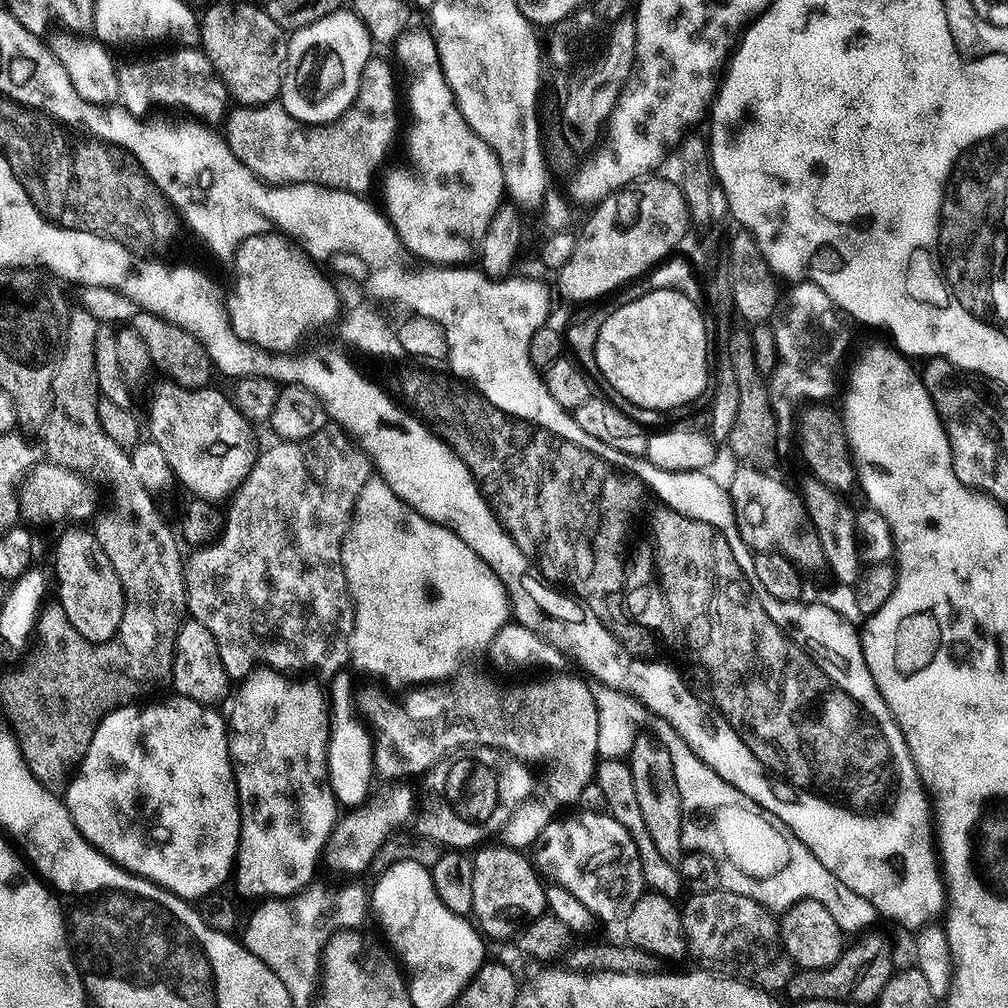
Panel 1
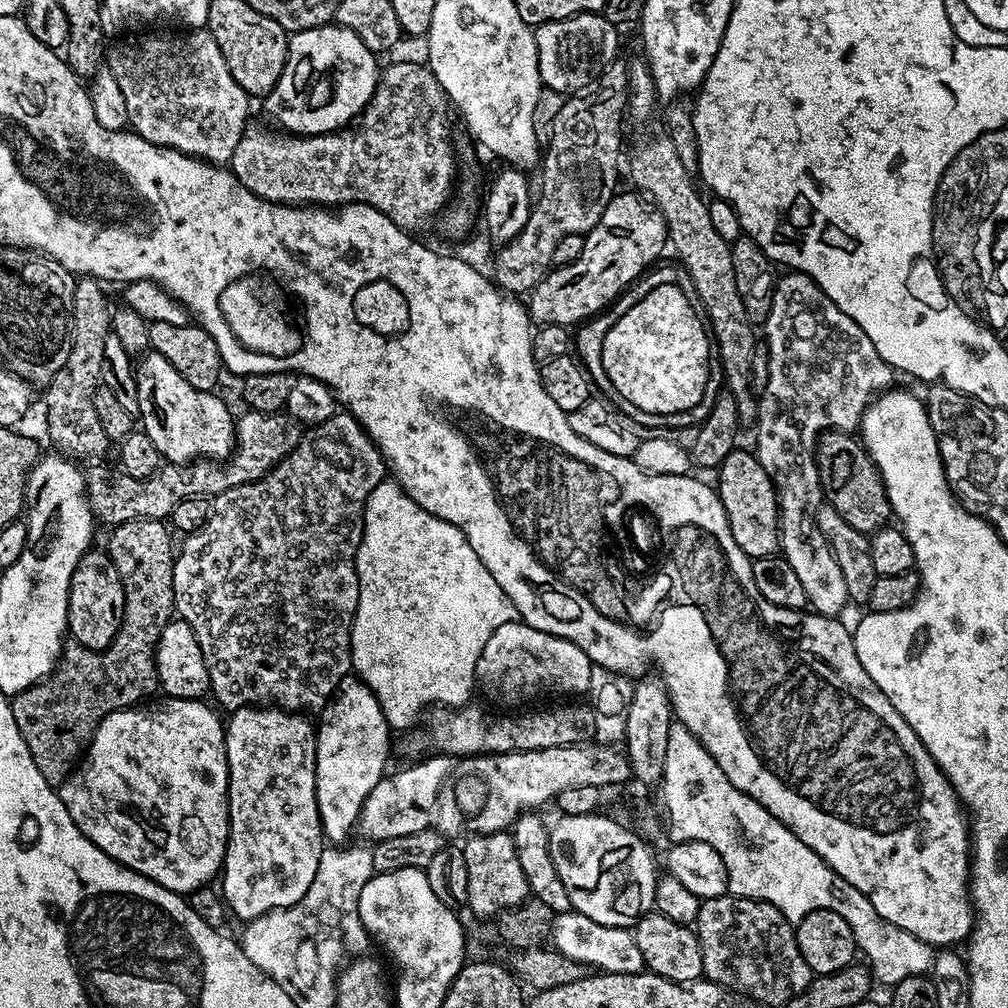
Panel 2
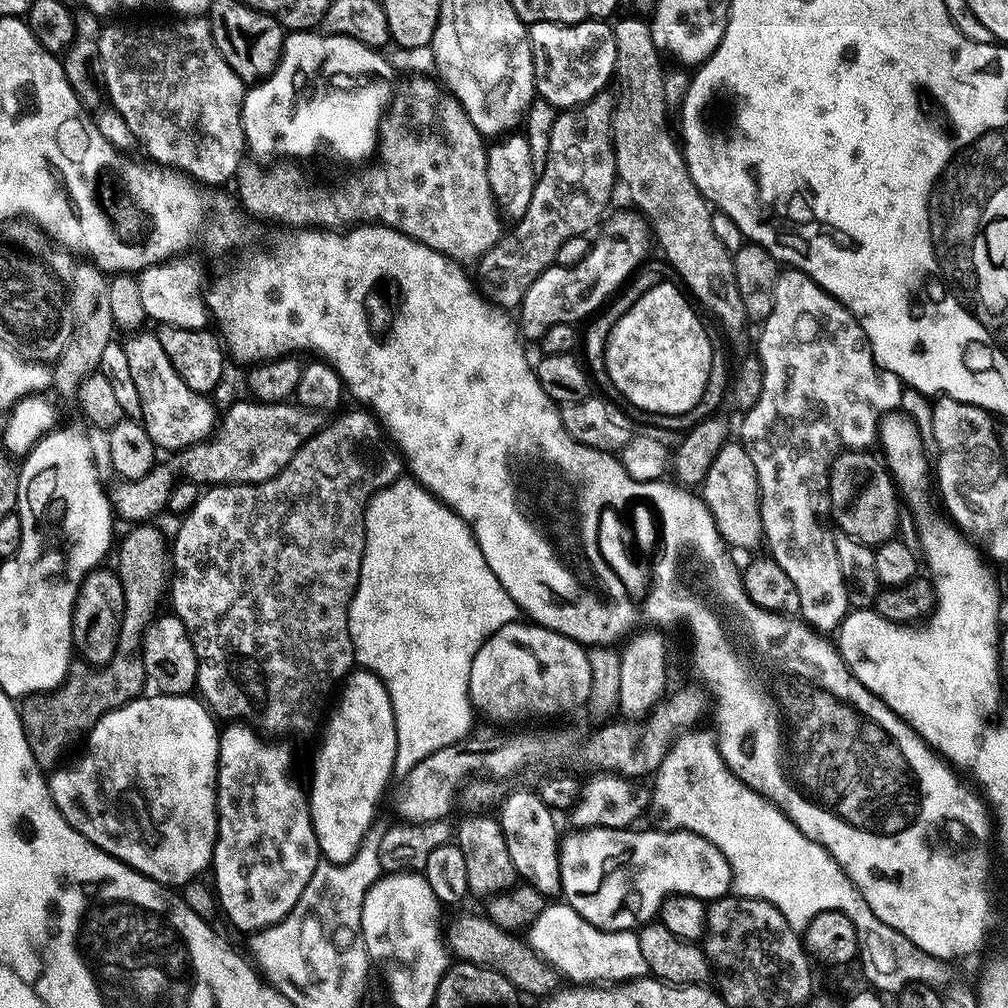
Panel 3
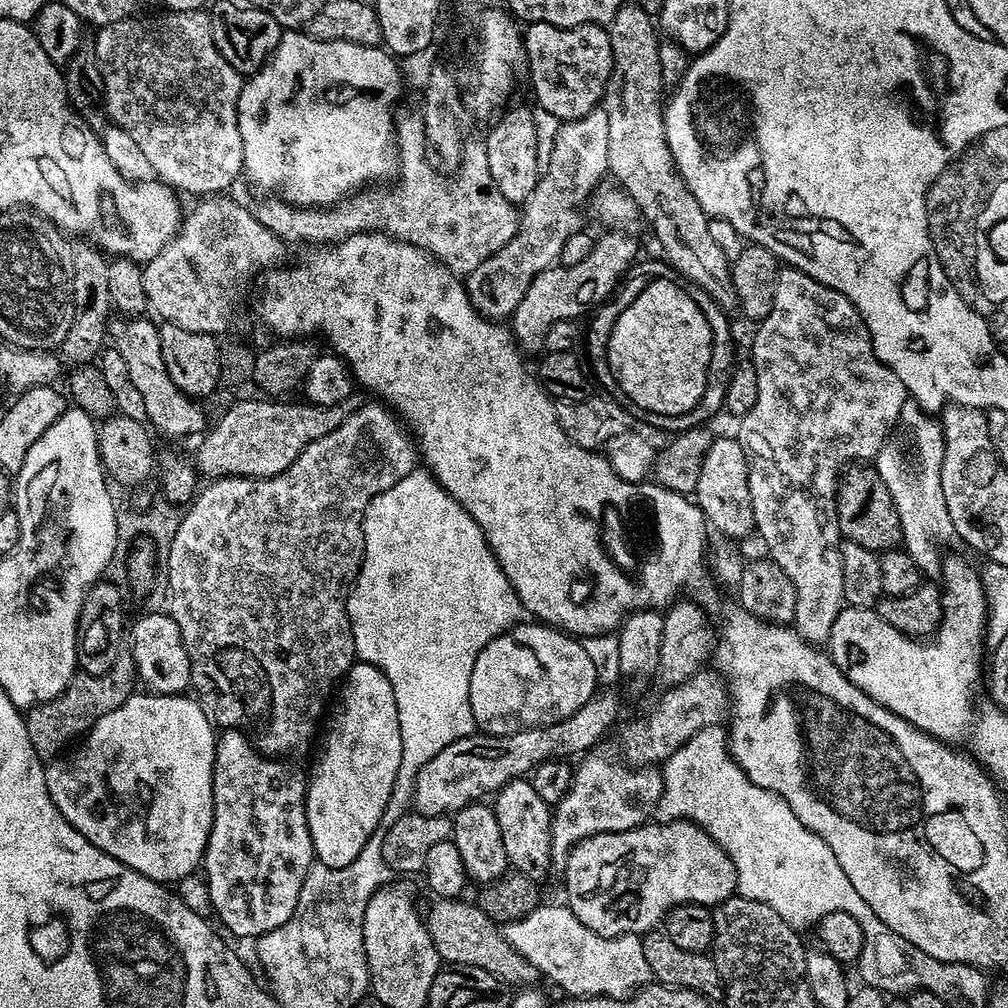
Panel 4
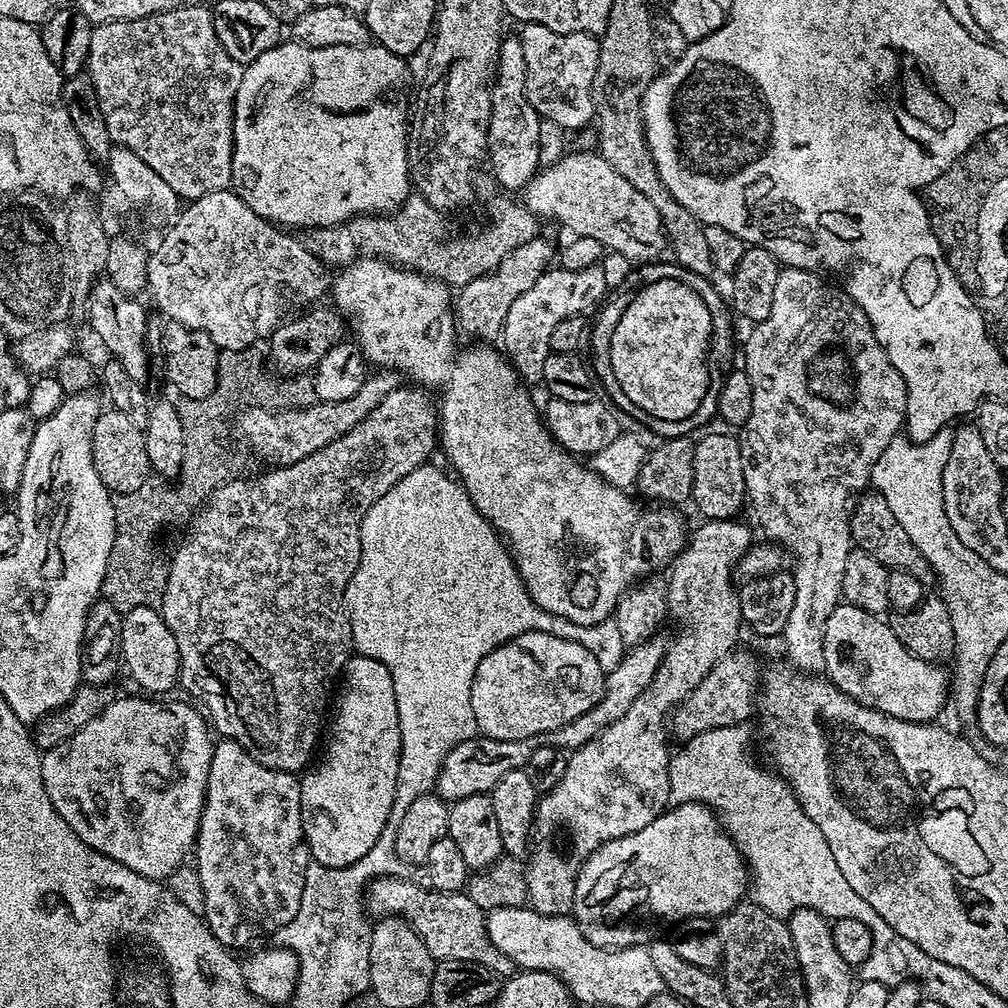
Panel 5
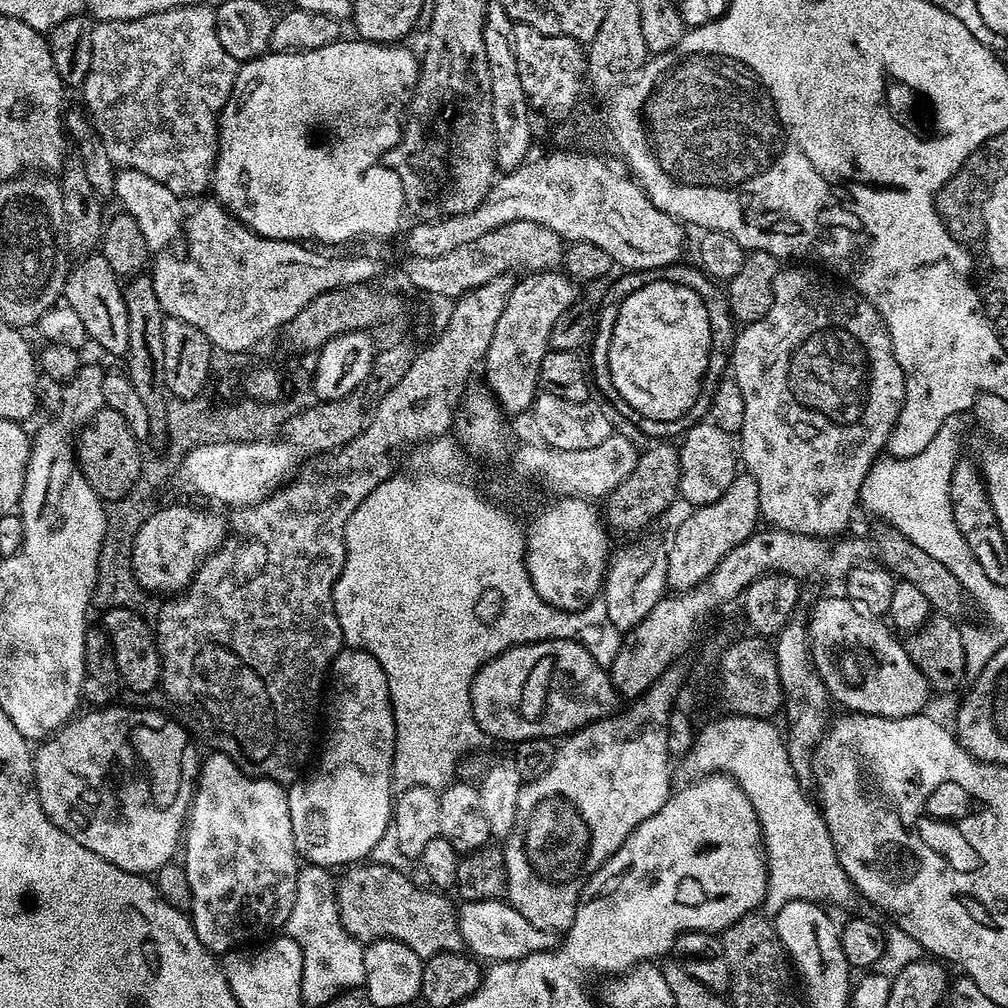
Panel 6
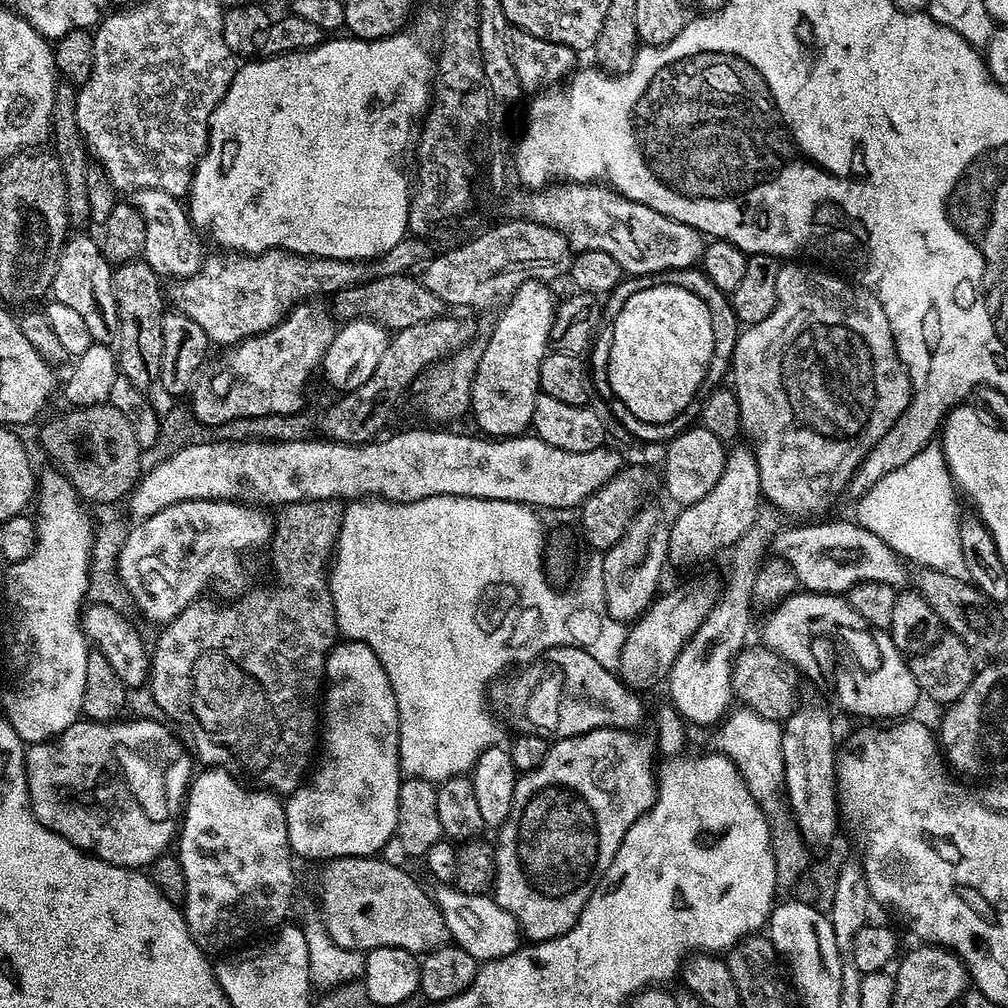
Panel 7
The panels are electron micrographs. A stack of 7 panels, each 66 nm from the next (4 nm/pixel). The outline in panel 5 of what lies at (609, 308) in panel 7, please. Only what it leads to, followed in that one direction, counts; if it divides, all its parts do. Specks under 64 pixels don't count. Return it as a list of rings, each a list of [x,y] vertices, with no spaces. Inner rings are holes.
[[[644,262],[640,266],[644,272],[636,268],[640,276],[644,276],[644,285],[653,284],[659,280],[673,280],[674,282],[682,282],[682,286],[687,286],[689,290],[694,290],[694,294],[698,294],[698,298],[702,298],[702,302],[706,305],[706,310],[710,310],[710,326],[712,327],[712,341],[708,343],[708,385],[706,386],[706,394],[702,398],[702,402],[698,402],[698,410],[694,410],[694,414],[690,414],[690,418],[678,418],[680,424],[660,424],[660,438],[675,438],[678,436],[691,437],[695,428],[700,428],[708,419],[717,415],[719,406],[719,392],[722,390],[725,376],[732,371],[734,363],[732,359],[738,356],[738,340],[732,337],[732,320],[733,313],[730,311],[730,304],[727,299],[720,297],[720,292],[711,283],[713,282],[707,276],[699,276],[690,270],[686,270],[675,262],[669,264],[660,264],[661,262]]]

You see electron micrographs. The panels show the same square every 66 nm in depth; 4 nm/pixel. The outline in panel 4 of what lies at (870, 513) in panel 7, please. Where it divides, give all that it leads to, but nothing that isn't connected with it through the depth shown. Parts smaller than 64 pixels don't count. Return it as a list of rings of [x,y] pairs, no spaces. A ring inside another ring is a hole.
[[[919,415],[908,420],[913,434],[916,435],[916,472],[912,468],[903,468],[900,465],[900,456],[891,446],[880,449],[880,453],[874,458],[874,467],[876,473],[886,482],[890,498],[894,498],[894,506],[900,519],[903,547],[914,558],[925,577],[936,578],[942,572],[942,555],[940,556],[939,550],[936,549],[936,536],[949,535],[952,532],[952,523],[942,494],[944,439],[940,433],[940,425],[935,419]]]

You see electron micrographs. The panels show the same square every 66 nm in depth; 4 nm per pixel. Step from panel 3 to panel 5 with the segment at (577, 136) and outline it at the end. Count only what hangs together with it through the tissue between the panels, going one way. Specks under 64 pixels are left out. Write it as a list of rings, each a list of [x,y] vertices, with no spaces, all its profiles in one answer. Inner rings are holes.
[[[537,234],[532,240],[506,254],[502,262],[494,270],[474,278],[474,282],[466,282],[454,296],[454,319],[461,333],[476,336],[477,341],[488,342],[499,337],[504,329],[506,314],[510,314],[510,306],[514,304],[518,294],[537,287],[540,275],[548,268],[548,263],[554,260],[554,244],[543,240],[543,235]]]

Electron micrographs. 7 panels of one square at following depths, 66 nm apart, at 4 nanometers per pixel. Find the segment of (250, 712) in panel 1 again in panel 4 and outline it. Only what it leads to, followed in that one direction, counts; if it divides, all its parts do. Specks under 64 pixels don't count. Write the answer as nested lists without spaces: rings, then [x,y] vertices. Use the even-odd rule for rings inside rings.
[[[224,730],[216,737],[216,753],[214,754],[214,770],[212,771],[212,829],[210,830],[208,845],[204,851],[202,872],[209,886],[210,902],[215,919],[220,919],[224,923],[225,930],[233,932],[236,936],[255,938],[282,926],[290,918],[290,914],[294,914],[294,910],[298,906],[298,894],[302,890],[302,882],[314,863],[312,839],[306,822],[306,806],[304,805],[305,785],[299,784],[280,764],[283,763],[279,759],[265,756],[263,752],[257,750],[243,732]]]

